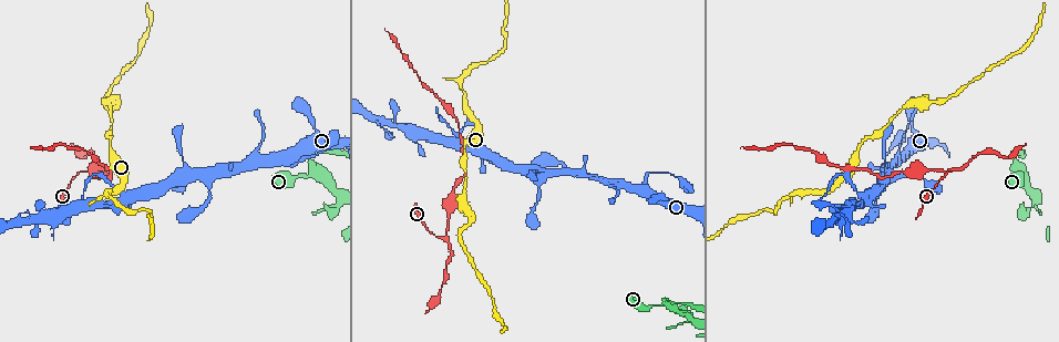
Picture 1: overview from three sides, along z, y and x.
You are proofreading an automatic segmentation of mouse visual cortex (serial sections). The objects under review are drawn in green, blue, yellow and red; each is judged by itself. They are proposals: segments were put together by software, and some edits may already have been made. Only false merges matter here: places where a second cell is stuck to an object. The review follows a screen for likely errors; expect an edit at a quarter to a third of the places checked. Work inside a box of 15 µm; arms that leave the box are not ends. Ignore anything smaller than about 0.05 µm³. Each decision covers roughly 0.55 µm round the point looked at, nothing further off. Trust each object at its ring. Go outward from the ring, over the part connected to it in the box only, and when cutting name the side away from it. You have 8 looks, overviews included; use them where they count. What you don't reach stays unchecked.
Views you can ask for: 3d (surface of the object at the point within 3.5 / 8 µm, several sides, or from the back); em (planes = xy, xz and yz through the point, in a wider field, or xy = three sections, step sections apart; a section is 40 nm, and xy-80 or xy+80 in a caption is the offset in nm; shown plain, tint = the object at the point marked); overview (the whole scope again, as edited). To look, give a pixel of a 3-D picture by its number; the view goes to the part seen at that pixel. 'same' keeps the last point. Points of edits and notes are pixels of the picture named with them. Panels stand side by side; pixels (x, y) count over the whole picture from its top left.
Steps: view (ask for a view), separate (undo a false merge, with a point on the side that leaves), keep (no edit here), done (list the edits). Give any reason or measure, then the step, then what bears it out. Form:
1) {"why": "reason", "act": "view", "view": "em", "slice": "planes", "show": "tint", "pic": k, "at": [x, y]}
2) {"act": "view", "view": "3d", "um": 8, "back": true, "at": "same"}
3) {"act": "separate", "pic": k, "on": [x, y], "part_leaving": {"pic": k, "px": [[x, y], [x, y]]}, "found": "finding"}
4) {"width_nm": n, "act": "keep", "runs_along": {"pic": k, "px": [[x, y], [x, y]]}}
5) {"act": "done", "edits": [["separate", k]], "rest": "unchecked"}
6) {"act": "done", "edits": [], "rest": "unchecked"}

{"why": "sudden change in width", "act": "view", "view": "3d", "um": 3.5, "pic": 1, "at": [951, 170]}

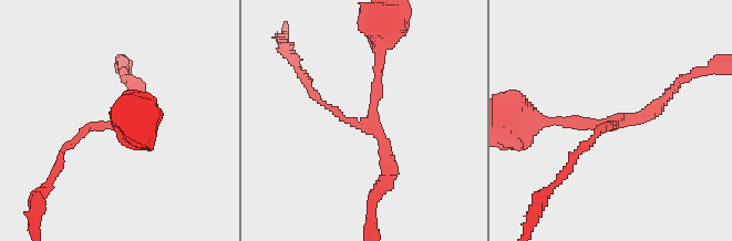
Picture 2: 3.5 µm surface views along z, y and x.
{"why": "shape alone is not enough", "act": "view", "view": "em", "slice": "xy", "step": 2, "show": "tint", "pic": 2, "at": [611, 127]}

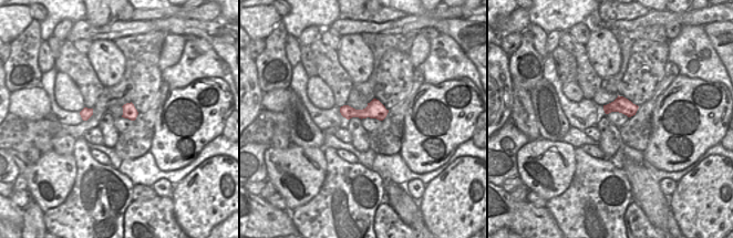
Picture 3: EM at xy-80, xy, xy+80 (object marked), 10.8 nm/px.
{"act": "keep", "found": "continuous, no second cell"}

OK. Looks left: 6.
{"why": "a narrow waist", "act": "view", "view": "3d", "um": 3.5, "pic": 1, "at": [84, 156]}

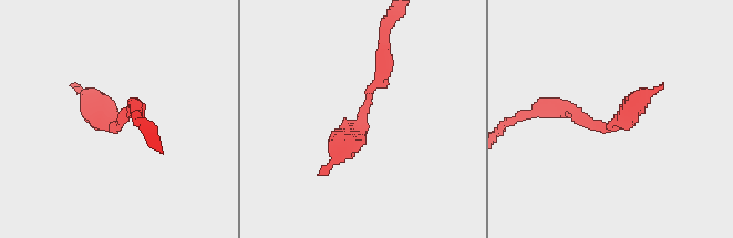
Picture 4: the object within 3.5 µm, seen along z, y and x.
{"why": "shape alone is not enough", "act": "view", "view": "em", "slice": "xy", "step": 5, "show": "tint", "pic": 4, "at": [367, 107]}

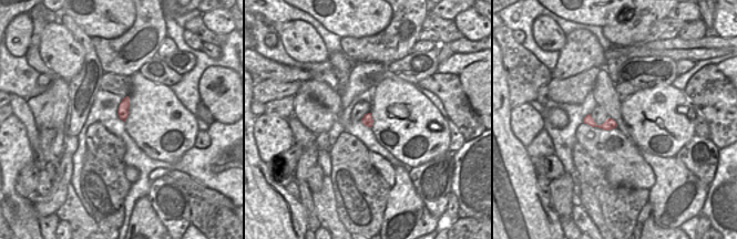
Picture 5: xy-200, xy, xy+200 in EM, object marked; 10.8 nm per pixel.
{"width_nm": 120, "act": "keep", "runs_along": {"pic": 4, "px": [[383, 44], [383, 75], [336, 157]]}, "found": "continuous, no second cell"}

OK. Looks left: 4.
{"why": "three-way junction", "act": "view", "view": "3d", "um": 3.5, "back": true, "pic": 1, "at": [622, 184]}

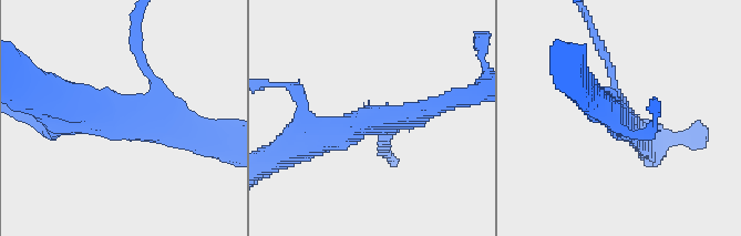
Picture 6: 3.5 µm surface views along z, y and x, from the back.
{"act": "view", "view": "em", "slice": "xy", "step": 5, "show": "tint", "pic": 6, "at": [622, 118]}

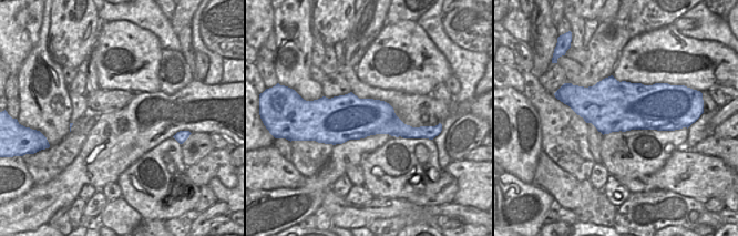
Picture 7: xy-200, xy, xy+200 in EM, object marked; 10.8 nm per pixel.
{"arms": 3, "arm_widths_nm": [150, 250, 450], "act": "keep", "runs_along": {"pic": 6, "px": [[305, 143], [438, 106]]}, "found": "one cell here"}

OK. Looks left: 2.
{"act": "done", "edits": [], "rest": "unchecked"}

